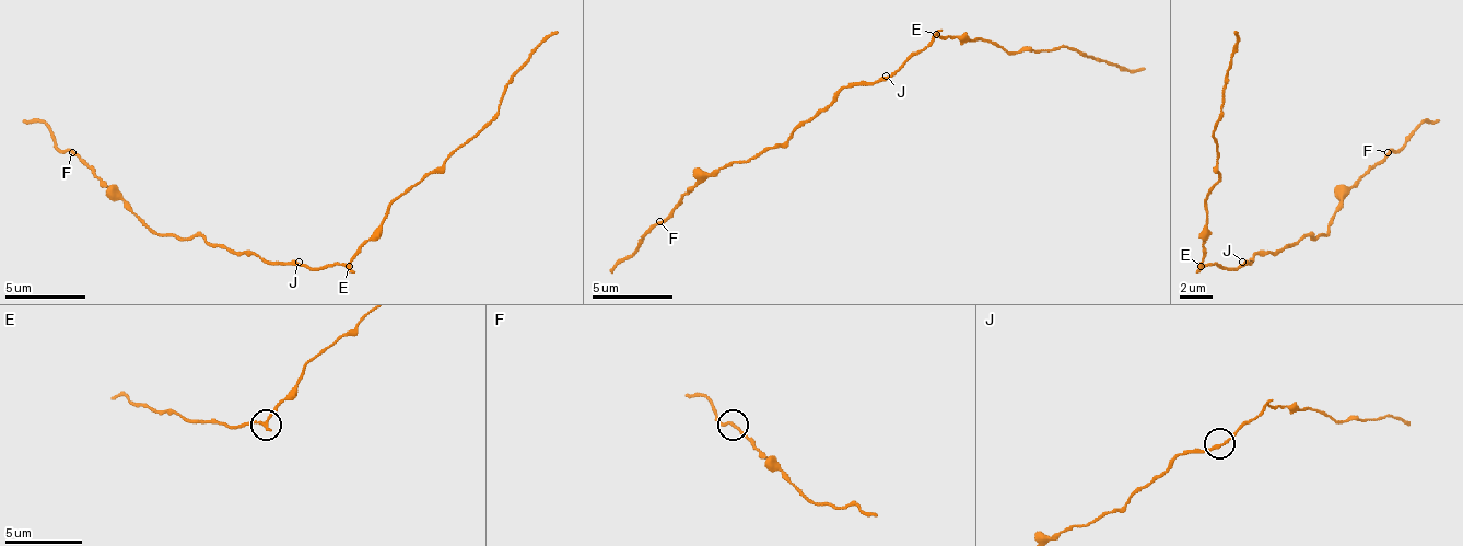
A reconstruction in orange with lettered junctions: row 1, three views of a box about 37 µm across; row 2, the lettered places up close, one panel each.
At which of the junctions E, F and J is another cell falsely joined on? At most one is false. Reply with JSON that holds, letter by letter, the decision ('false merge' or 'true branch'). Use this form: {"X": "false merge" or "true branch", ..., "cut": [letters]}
{"E": "false merge", "F": "true branch", "J": "true branch", "cut": ["E"]}

